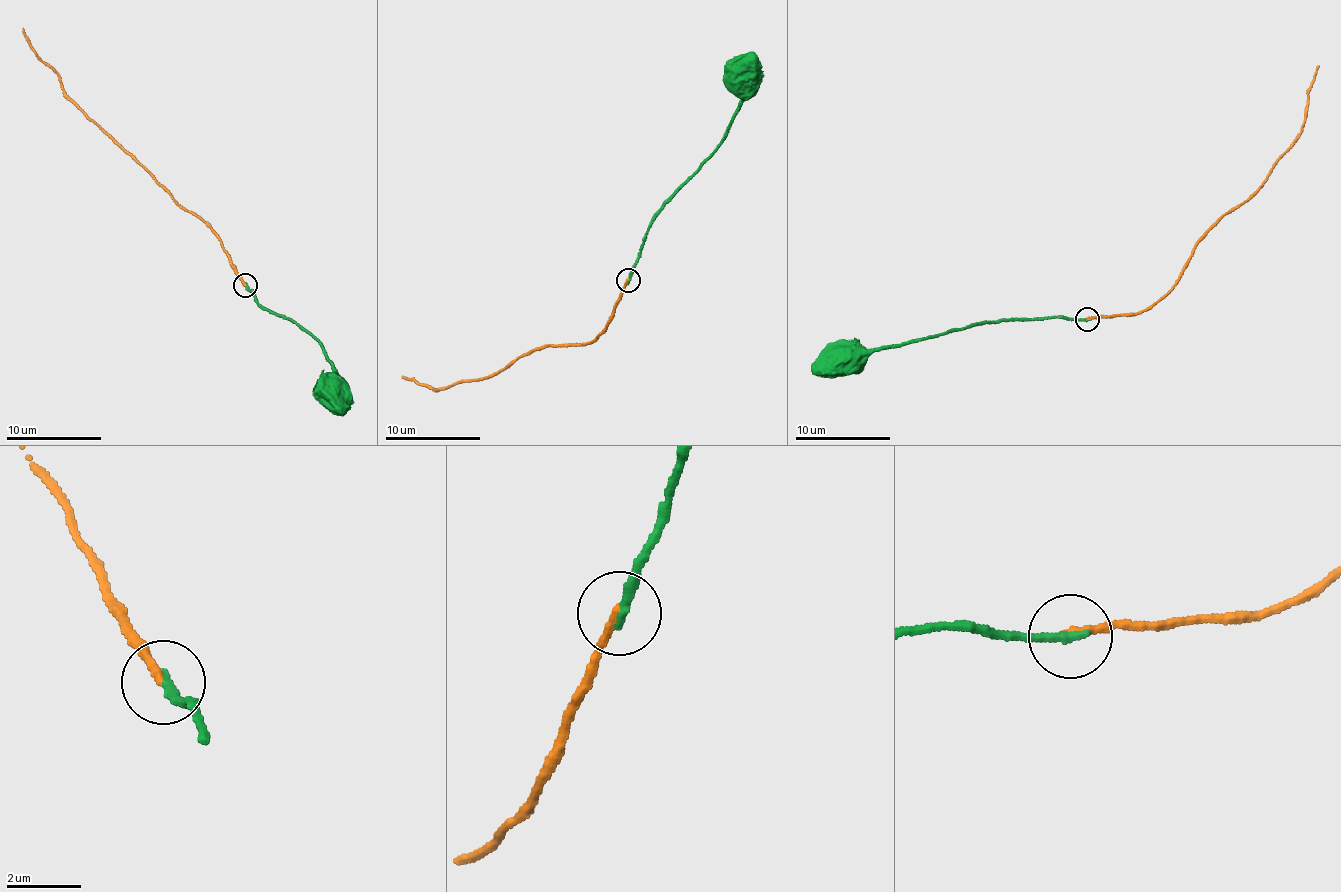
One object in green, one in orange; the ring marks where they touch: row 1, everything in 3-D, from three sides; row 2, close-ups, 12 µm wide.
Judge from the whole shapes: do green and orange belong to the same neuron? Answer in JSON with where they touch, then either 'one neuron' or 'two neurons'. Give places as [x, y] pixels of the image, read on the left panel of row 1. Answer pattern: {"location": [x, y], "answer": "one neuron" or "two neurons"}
{"location": [245, 285], "answer": "one neuron"}

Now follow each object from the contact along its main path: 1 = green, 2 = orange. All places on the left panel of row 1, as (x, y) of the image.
1: (246, 285), (261, 309), (296, 324), (321, 344), (333, 369), (331, 374), (344, 389), (338, 395)
2: (246, 285), (213, 229), (193, 212), (181, 210), (104, 130), (86, 120), (22, 27)

